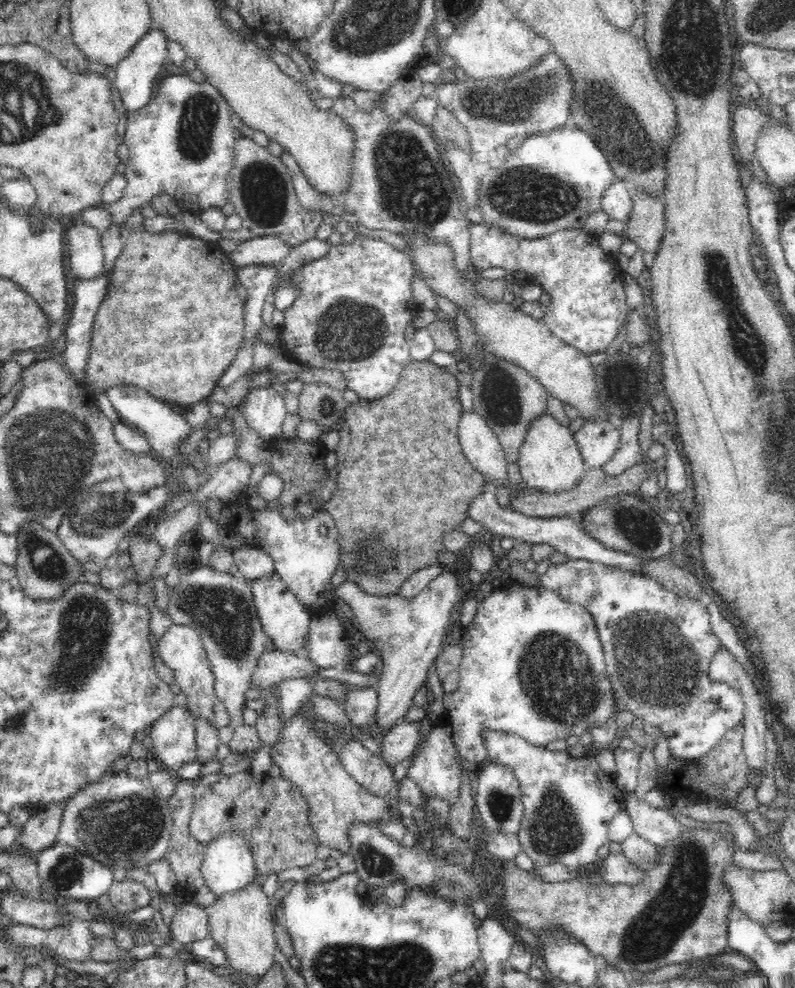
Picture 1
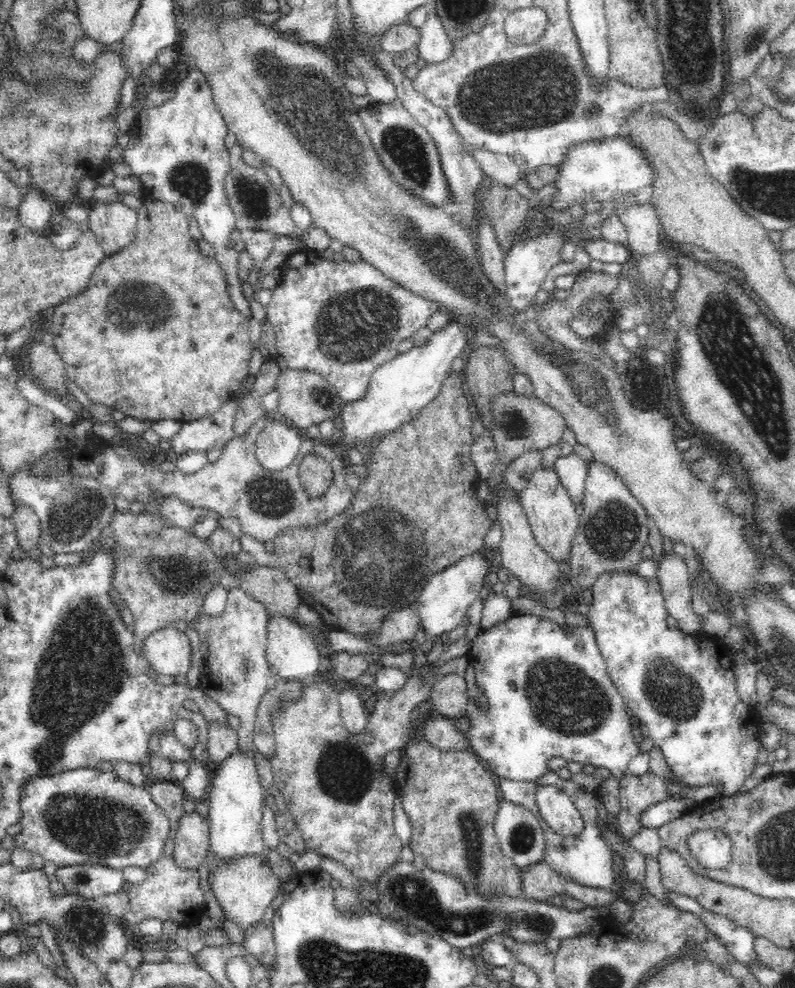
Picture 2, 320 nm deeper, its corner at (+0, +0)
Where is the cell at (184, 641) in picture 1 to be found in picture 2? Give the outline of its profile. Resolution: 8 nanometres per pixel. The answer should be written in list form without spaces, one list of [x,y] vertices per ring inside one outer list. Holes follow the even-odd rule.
[[[170,626],[146,637],[139,645],[141,654],[157,674],[186,675],[190,668],[191,646],[185,632]]]

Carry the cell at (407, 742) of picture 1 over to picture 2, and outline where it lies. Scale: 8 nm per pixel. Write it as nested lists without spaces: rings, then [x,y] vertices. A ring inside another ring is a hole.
[[[434,714],[422,724],[422,734],[428,742],[440,750],[466,750],[470,748],[468,733],[460,732],[450,719]]]

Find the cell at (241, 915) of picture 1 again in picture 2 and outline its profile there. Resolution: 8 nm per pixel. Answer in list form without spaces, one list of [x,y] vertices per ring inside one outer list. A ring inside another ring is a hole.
[[[263,853],[228,861],[227,865],[215,870],[211,883],[218,903],[224,908],[224,914],[230,916],[234,922],[238,922],[238,926],[242,926],[244,930],[256,928],[256,922],[262,920],[265,910],[283,886],[281,880],[272,871],[272,867],[268,865]]]

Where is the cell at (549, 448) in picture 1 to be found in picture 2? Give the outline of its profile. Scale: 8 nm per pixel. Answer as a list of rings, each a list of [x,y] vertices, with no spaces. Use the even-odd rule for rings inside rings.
[[[543,464],[534,471],[534,474],[528,478],[528,487],[519,492],[520,502],[524,509],[526,518],[531,526],[534,538],[540,548],[543,548],[550,558],[558,563],[569,563],[570,548],[574,540],[576,531],[579,527],[579,515],[576,513],[575,503],[570,499],[564,484],[560,483],[559,475],[556,474],[556,467],[548,466],[544,468]]]

